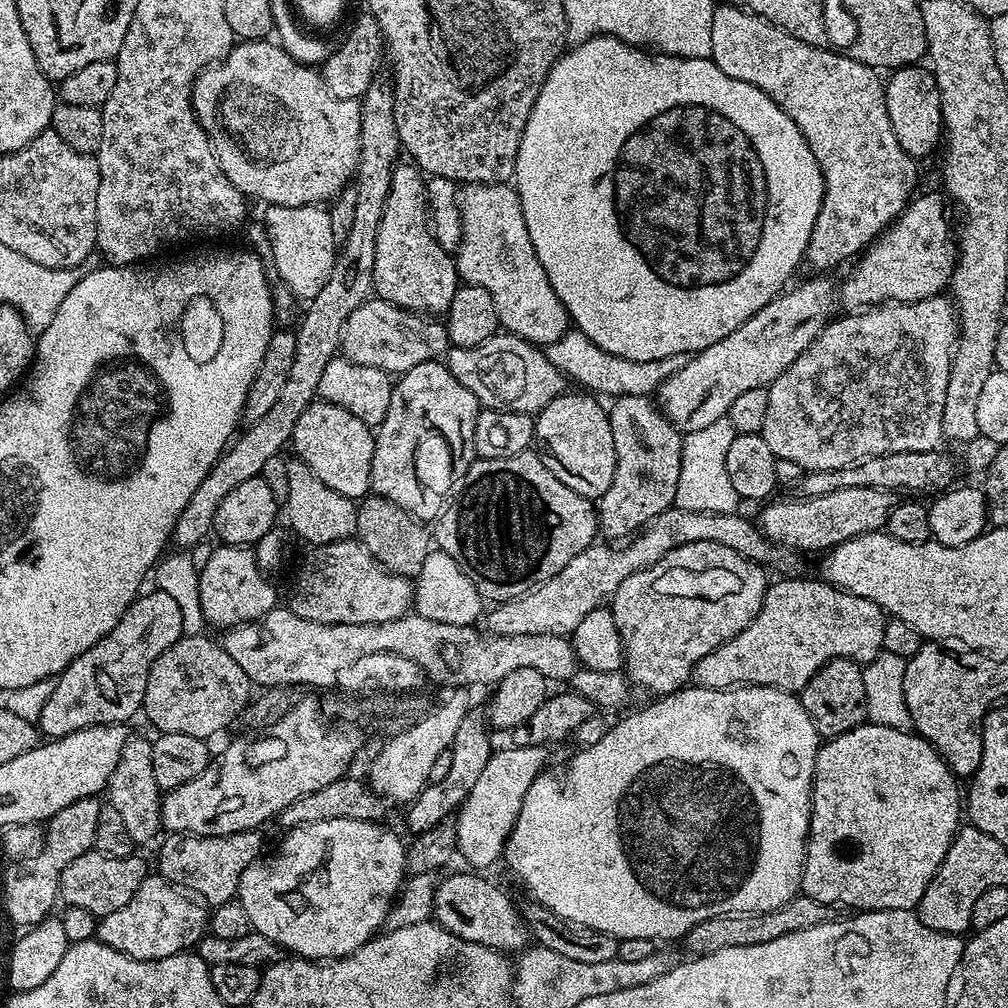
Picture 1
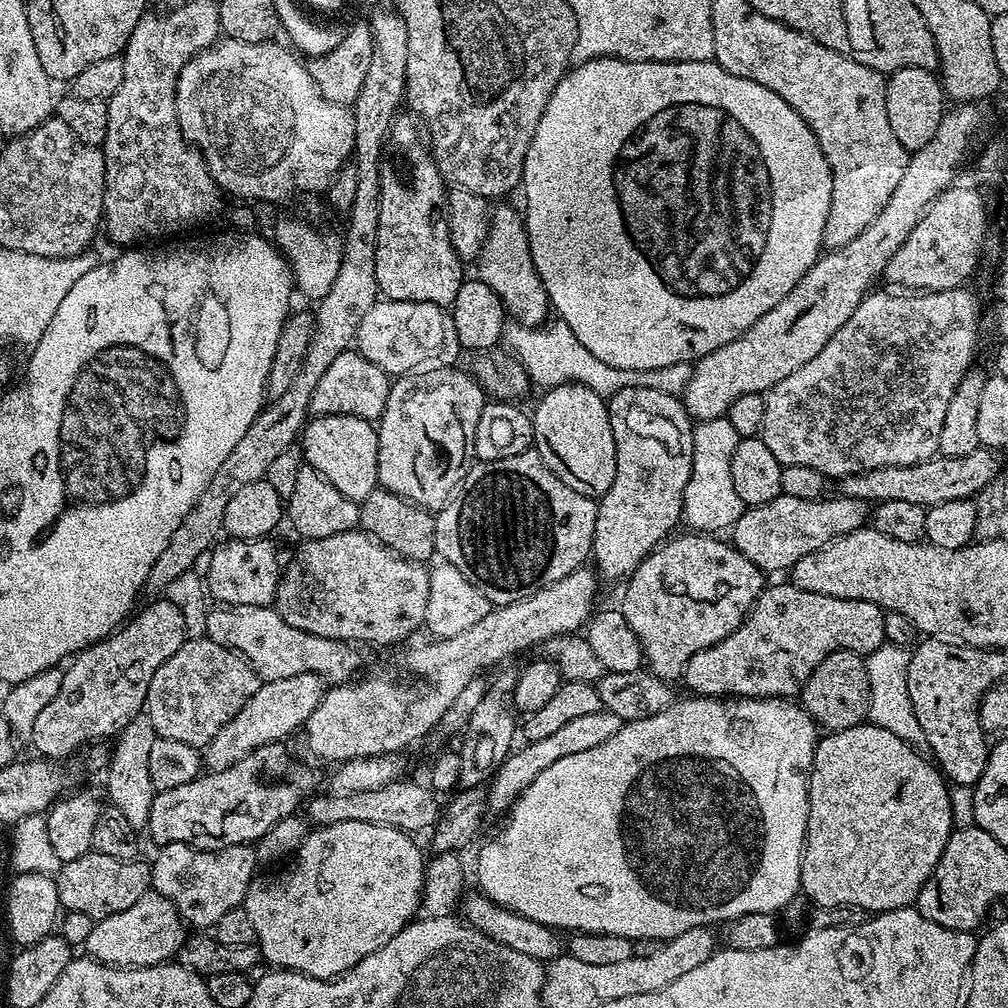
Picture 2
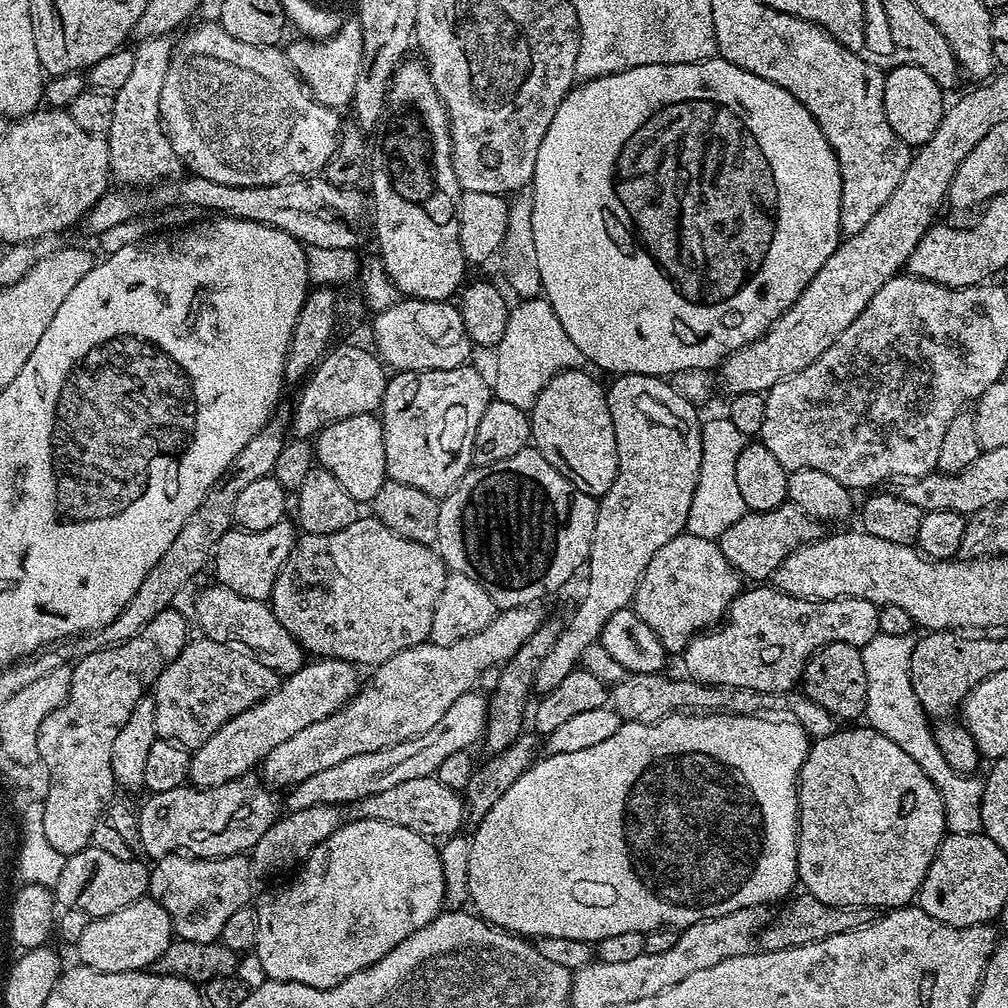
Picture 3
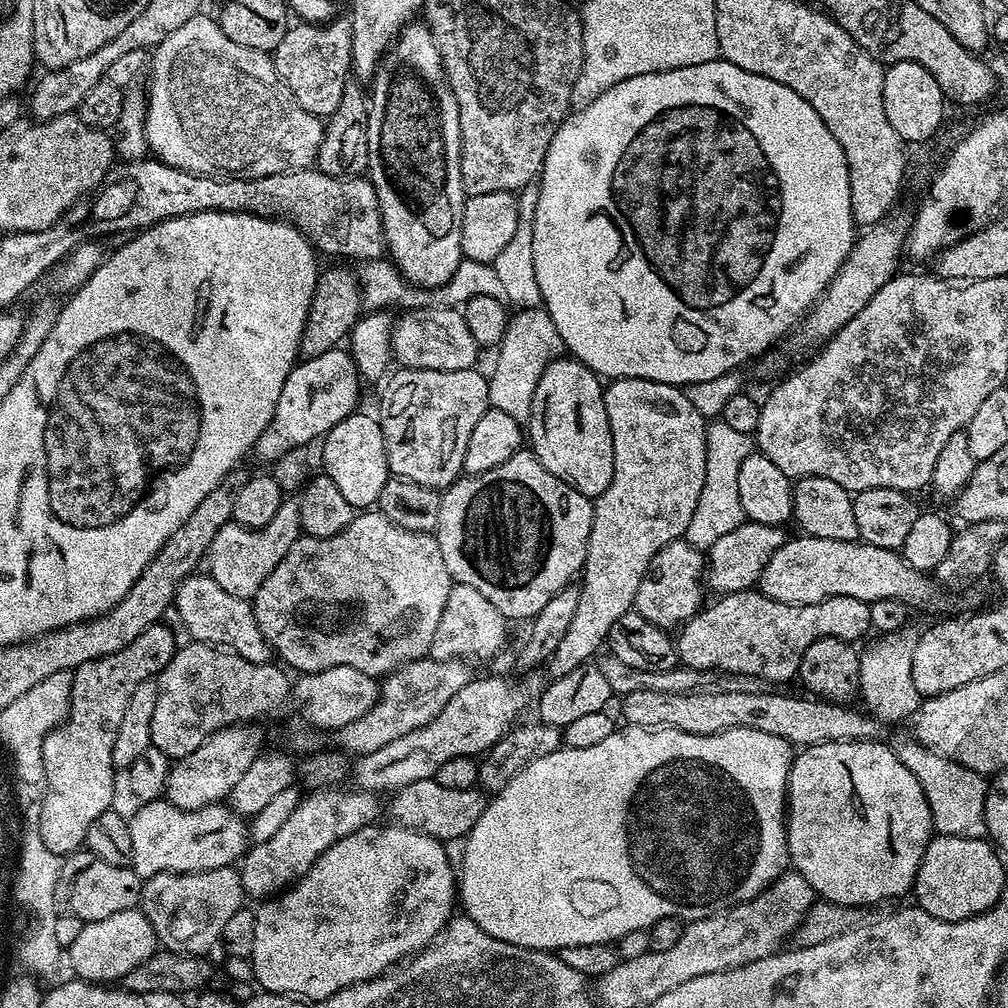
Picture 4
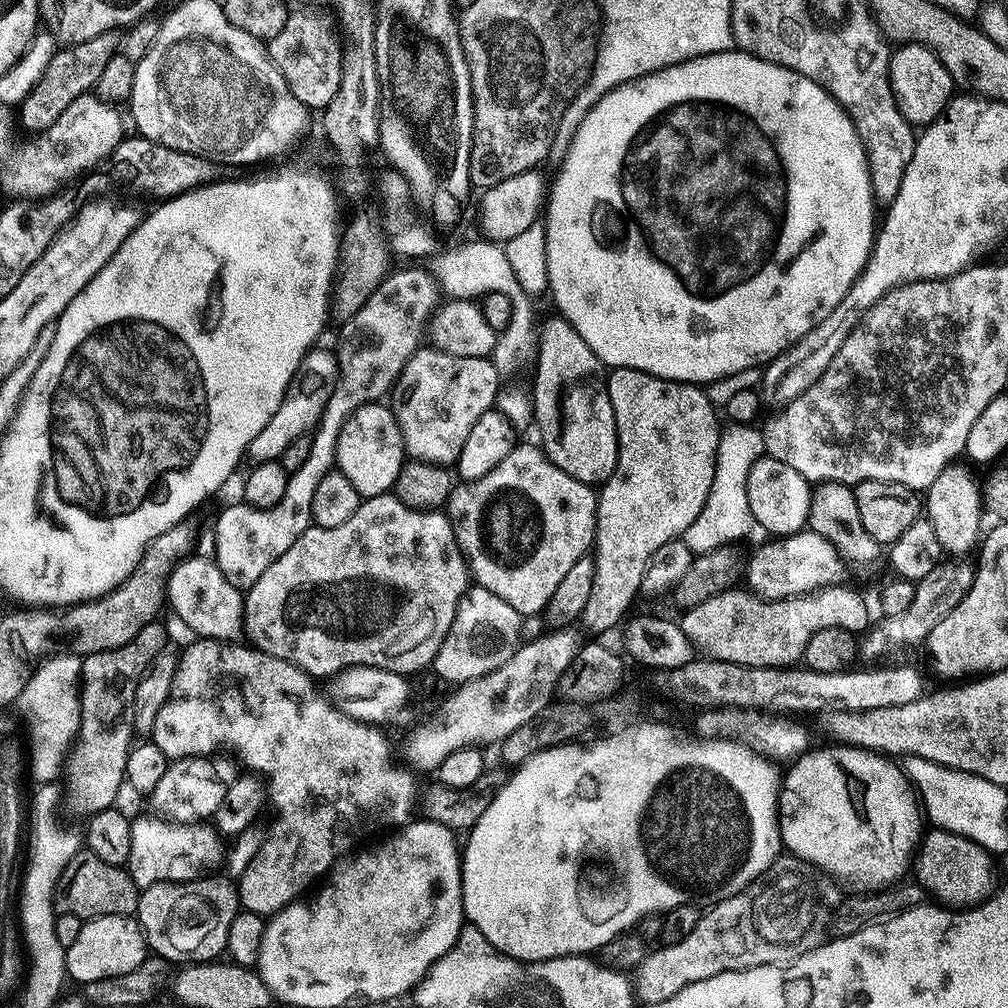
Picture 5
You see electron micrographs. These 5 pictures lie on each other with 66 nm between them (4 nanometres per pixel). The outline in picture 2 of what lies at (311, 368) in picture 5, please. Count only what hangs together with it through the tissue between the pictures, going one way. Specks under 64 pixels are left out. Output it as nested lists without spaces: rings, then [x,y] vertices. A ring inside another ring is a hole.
[[[355,350],[338,354],[334,362],[322,374],[318,386],[314,386],[314,398],[310,398],[309,413],[312,416],[329,416],[330,414],[346,414],[354,418],[362,418],[373,422],[379,421],[386,410],[386,398],[392,389],[392,380],[382,366],[374,366]]]

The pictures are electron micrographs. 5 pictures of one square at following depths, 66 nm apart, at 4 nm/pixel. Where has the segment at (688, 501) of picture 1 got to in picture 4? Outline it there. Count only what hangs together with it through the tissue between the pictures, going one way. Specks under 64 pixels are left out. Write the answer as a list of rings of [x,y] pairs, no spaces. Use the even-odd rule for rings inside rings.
[[[719,418],[713,419],[706,427],[706,482],[702,482],[702,494],[698,506],[694,506],[694,518],[686,526],[683,539],[701,550],[707,550],[718,542],[718,538],[730,534],[739,524],[745,523],[742,498],[738,496],[738,470],[742,462],[754,450],[752,436],[741,434]]]

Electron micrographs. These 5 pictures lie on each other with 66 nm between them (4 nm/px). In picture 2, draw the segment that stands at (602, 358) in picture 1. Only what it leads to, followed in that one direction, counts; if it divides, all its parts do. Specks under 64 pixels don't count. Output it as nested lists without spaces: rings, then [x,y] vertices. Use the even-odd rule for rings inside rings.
[[[562,319],[543,325],[526,327],[516,321],[505,325],[504,342],[507,349],[527,370],[529,381],[549,389],[564,384],[580,384],[593,390],[605,400],[621,390],[642,388],[660,390],[662,393],[683,395],[685,386],[692,377],[693,363],[674,363],[673,366],[659,367],[657,370],[623,370],[602,362],[575,337]]]

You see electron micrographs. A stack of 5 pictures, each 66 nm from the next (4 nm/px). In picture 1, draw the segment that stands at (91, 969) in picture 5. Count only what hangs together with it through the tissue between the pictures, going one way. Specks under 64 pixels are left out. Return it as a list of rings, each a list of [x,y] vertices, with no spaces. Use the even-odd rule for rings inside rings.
[[[150,874],[122,910],[99,917],[96,936],[106,946],[130,958],[157,960],[195,949],[204,939],[209,924],[210,916],[203,903],[185,894],[177,885],[167,883],[163,876]]]

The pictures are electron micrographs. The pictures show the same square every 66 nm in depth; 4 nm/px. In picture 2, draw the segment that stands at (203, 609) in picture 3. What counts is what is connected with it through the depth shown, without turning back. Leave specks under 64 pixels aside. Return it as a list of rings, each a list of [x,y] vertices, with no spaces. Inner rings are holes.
[[[240,605],[213,607],[206,615],[206,636],[207,639],[218,642],[241,656],[257,672],[261,681],[294,678],[294,674],[312,672],[328,682],[344,682],[353,675],[351,672],[360,664],[359,647],[342,640],[318,638],[318,634],[306,634],[306,630],[298,630],[298,626],[290,626],[290,622],[286,622],[282,614],[278,614],[272,606],[267,608]]]

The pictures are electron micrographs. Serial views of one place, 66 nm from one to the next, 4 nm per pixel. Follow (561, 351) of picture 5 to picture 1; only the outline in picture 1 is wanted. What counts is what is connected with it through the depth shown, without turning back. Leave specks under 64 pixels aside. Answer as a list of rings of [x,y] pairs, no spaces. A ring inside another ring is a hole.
[[[565,391],[535,417],[534,444],[542,462],[546,462],[550,474],[554,474],[558,482],[566,482],[574,494],[599,498],[610,490],[610,482],[614,482],[614,434],[610,434],[608,412],[599,404],[601,401],[595,395],[576,391]]]

